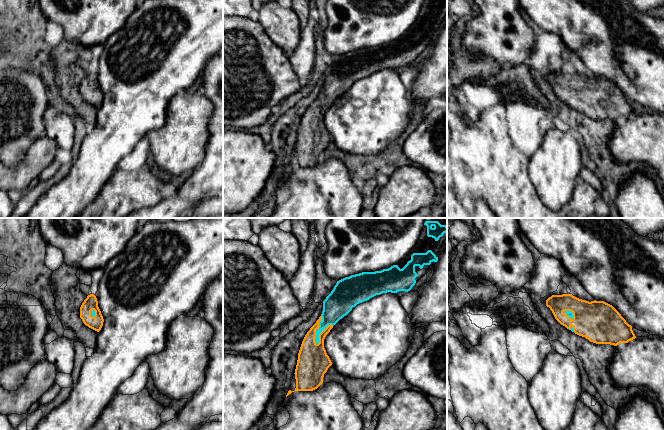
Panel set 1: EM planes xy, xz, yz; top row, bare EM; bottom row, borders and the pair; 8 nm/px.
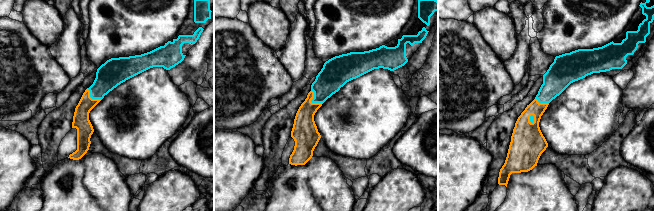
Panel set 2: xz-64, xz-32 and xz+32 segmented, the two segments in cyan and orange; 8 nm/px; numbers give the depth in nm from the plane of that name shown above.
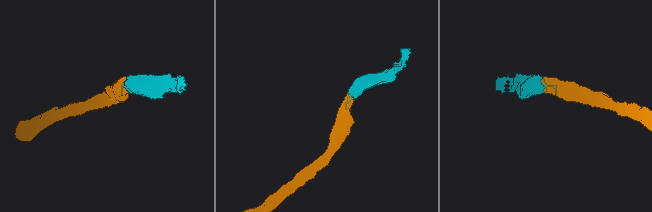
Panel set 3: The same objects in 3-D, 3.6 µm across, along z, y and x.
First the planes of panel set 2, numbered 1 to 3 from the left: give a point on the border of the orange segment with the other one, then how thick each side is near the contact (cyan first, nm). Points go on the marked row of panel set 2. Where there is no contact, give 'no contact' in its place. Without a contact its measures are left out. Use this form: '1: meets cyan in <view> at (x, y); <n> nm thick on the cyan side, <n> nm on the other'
1: meets cyan in xz-64 at (92, 98); 220 nm thick on the cyan side, 140 nm on the other
2: meets cyan in xz-32 at (311, 101); 220 nm thick on the cyan side, 200 nm on the other
3: meets cyan in xz+32 at (541, 102); 220 nm thick on the cyan side, 150 nm on the other

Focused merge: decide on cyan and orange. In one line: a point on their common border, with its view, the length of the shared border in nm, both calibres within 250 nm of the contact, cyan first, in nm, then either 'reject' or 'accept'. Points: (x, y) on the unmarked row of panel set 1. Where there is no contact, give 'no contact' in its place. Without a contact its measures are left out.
contact xz (316, 106); length 240 nm; calibres 200 and 260 nm; accept

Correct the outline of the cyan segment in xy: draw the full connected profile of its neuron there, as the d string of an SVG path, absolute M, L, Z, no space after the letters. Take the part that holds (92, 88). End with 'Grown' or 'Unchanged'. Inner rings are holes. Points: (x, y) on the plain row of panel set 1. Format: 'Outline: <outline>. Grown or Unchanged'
Outline: M90 70L80 83L80 94L89 104L99 108L103 102L103 92L98 83L98 77L94 70Z. Grown

